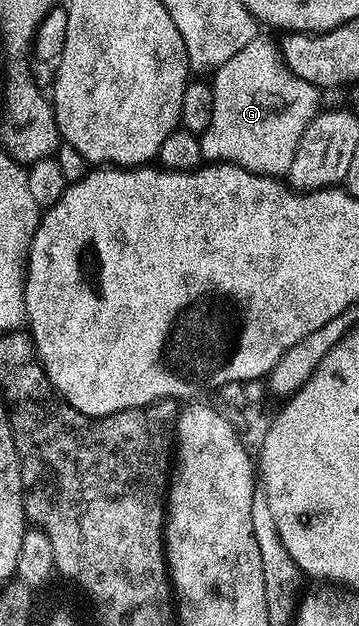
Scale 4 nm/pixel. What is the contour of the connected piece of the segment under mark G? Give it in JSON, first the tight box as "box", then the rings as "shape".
{"box":[199,38,320,177],"shape":[[[256,38],[238,54],[233,54],[225,66],[213,73],[213,118],[207,129],[199,136],[204,161],[236,164],[255,176],[286,177],[293,166],[293,154],[297,154],[297,142],[301,134],[320,111],[320,89],[297,78],[287,69],[280,49],[273,48],[264,38]]]}

